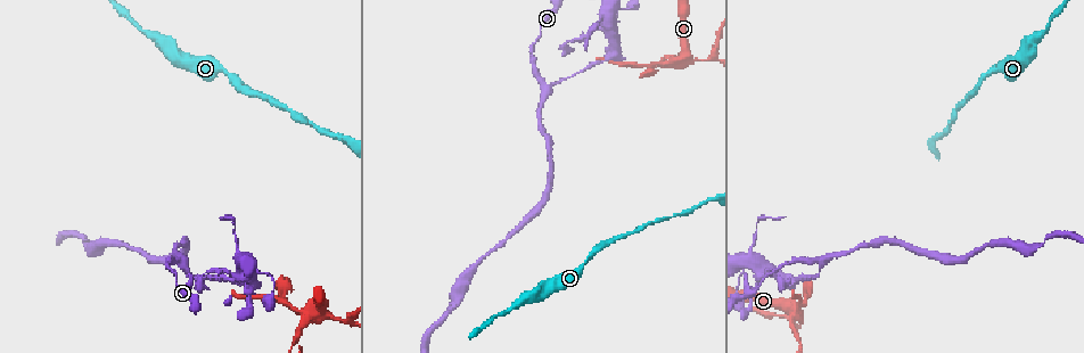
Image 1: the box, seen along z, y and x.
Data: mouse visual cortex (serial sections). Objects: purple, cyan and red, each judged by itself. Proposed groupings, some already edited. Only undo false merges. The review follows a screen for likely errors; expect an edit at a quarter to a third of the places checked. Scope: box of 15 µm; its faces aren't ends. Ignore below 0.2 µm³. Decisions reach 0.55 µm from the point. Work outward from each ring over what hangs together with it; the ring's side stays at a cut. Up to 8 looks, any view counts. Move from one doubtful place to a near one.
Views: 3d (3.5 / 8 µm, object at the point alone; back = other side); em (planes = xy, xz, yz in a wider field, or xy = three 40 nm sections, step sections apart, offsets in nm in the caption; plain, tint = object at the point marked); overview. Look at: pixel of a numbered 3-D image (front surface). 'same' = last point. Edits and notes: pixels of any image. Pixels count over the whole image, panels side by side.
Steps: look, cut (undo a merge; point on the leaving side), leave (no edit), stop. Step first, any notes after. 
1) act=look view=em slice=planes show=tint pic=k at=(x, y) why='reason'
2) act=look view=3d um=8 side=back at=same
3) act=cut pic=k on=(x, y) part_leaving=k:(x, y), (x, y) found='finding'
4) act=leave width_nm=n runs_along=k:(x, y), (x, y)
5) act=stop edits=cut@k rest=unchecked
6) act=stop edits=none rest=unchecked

act=look view=3d um=8 pic=1 at=(543, 89) why='sharp bend'

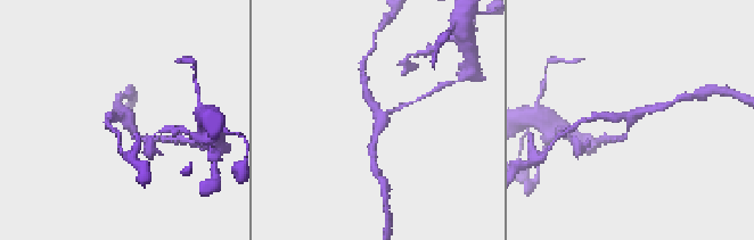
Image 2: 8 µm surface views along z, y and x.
act=look view=em slice=xy step=2 show=tint pic=2 at=(627, 115) why='shape alone is not enough'

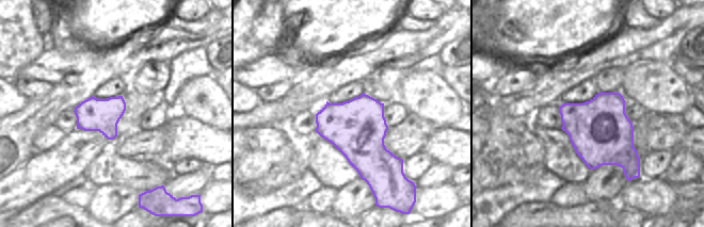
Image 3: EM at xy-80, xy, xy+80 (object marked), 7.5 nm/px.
act=leave arm_widths_nm=150,200,250 runs_along=2:(109, 116), (125, 116), (134, 133), (147, 139) found='one cell here'

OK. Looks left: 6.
act=look view=3d um=3.5 side=back pic=1 at=(599, 64) why='thick turns thin'

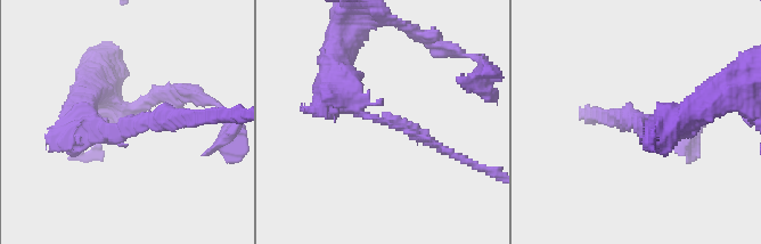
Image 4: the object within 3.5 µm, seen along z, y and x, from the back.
act=look view=em slice=planes show=tint pic=4 at=(384, 123) why='need the tissue'

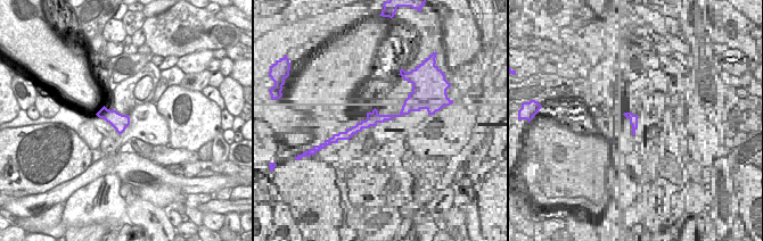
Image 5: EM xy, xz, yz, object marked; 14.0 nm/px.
act=cut pic=4 on=(71, 140) width_nm=240 part_leaving=4:(106, 131), (79, 124), (92, 86) found='two cells meet here'

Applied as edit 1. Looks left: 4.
act=look view=3d um=3.5 pic=1 at=(709, 199)

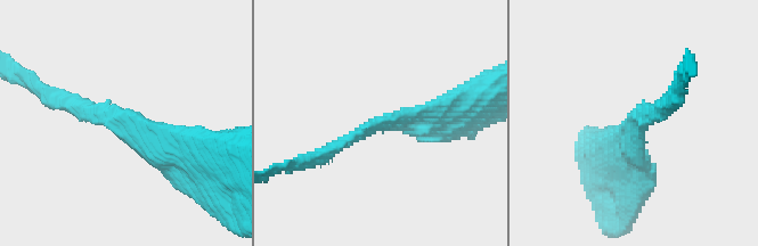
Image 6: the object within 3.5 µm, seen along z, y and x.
act=look view=em slice=xy step=5 show=tint pic=6 at=(638, 124)

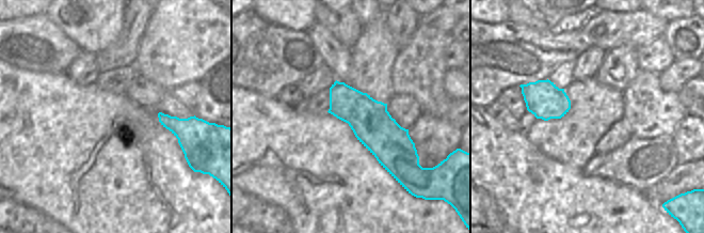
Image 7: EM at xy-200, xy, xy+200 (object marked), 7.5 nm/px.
act=leave runs_along=7:(334, 87), (397, 150), (412, 154) found='continuous, no second cell'

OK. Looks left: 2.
act=stop edits=cut@4 rest=unchecked

